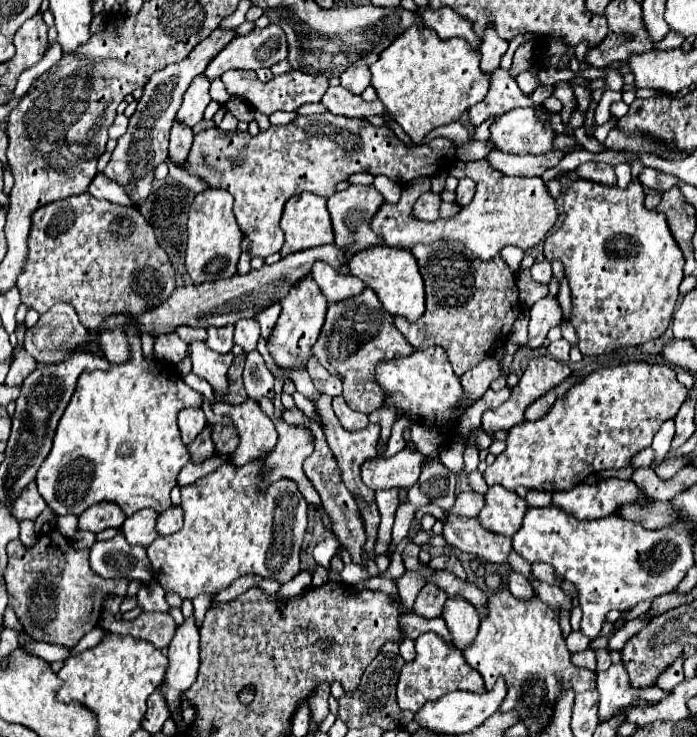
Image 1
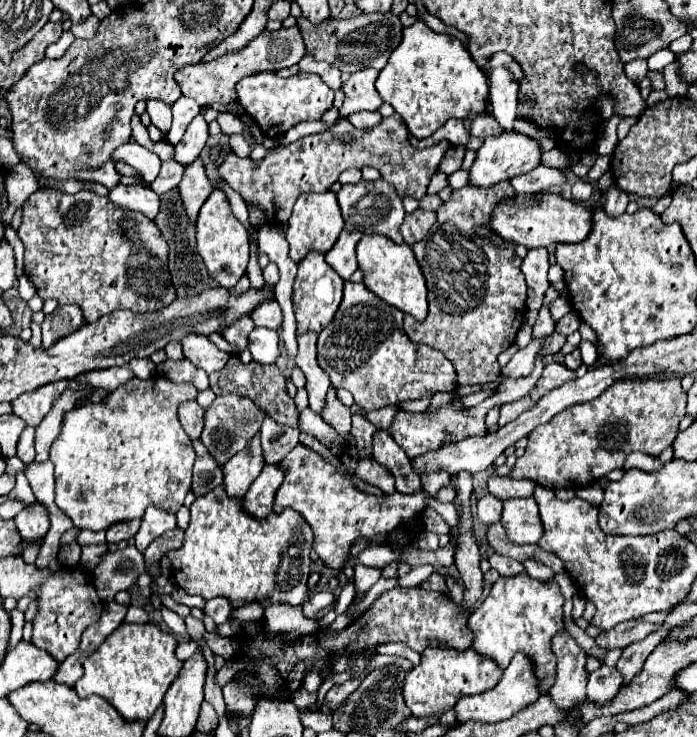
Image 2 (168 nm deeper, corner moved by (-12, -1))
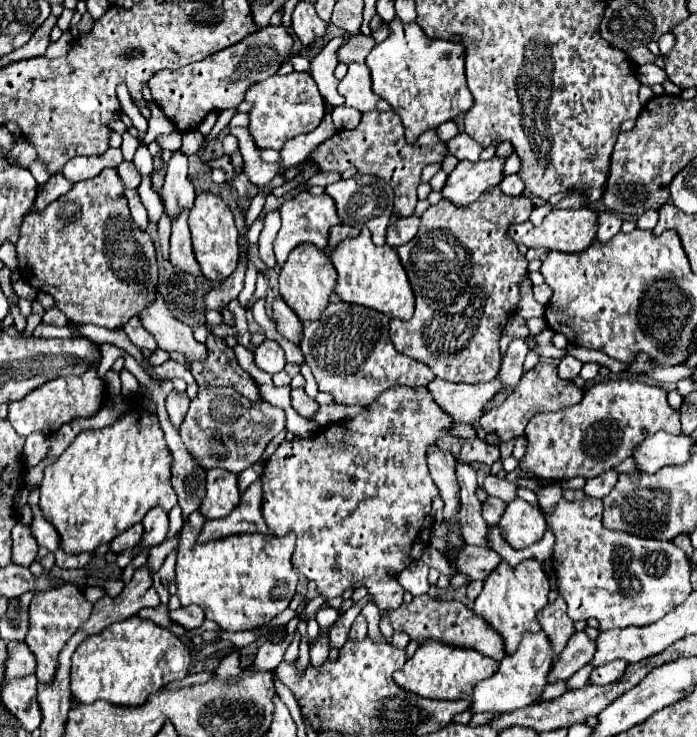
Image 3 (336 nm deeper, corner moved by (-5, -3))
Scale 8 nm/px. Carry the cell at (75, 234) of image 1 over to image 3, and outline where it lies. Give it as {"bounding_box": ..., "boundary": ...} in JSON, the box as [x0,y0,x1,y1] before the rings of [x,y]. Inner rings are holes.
{"bounding_box":[15,168,159,330],"boundary":[[[113,168],[103,170],[95,178],[77,182],[69,194],[53,200],[47,208],[29,212],[21,222],[15,246],[21,278],[37,292],[51,294],[55,298],[55,306],[67,314],[67,320],[73,324],[97,324],[101,328],[115,330],[155,302],[159,270],[155,244],[151,236],[145,230],[139,230],[133,222],[123,196],[123,184]]]}

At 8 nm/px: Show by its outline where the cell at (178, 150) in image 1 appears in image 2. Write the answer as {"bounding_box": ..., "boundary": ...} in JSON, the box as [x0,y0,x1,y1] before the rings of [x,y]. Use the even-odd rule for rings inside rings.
{"bounding_box":[178,158,214,224],"boundary":[[[200,158],[194,164],[188,164],[184,168],[184,178],[178,184],[178,190],[180,190],[180,200],[182,200],[184,212],[188,216],[188,222],[194,224],[200,206],[206,202],[206,198],[214,190],[210,180],[206,178],[204,164]]]}

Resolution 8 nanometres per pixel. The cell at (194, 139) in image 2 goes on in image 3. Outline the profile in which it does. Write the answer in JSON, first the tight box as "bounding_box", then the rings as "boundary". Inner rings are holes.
{"bounding_box":[163,150,195,220],"boundary":[[[181,150],[171,152],[165,184],[163,184],[163,202],[169,212],[169,218],[173,220],[183,208],[191,208],[195,200],[193,184],[187,180],[187,156]]]}

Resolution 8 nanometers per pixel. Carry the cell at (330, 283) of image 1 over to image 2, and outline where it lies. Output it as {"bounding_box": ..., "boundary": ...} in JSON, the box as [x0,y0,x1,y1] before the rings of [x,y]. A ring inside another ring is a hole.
{"bounding_box":[326,230,362,280],"boundary":[[[342,230],[336,244],[326,252],[326,262],[344,278],[350,280],[352,272],[358,268],[356,262],[356,244],[362,238],[362,232]]]}

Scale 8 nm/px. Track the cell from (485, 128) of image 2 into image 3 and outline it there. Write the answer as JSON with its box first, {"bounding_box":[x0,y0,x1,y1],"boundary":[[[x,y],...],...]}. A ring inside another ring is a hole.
{"bounding_box":[447,132,483,162],"boundary":[[[465,132],[451,138],[447,142],[447,148],[449,148],[449,154],[453,154],[455,158],[471,160],[471,162],[477,162],[483,152],[483,146],[479,142],[475,142],[473,138],[469,138],[469,134],[465,134]]]}

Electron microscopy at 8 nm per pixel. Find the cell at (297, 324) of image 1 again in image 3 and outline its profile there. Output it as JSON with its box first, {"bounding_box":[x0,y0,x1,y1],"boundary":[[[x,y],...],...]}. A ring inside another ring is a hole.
{"bounding_box":[279,244,337,322],"boundary":[[[309,244],[297,246],[289,254],[285,266],[281,268],[281,276],[279,276],[281,298],[285,300],[285,304],[289,308],[293,308],[293,312],[299,316],[301,322],[321,318],[321,312],[329,306],[329,298],[335,294],[335,286],[337,286],[337,272],[335,272],[331,260],[325,258],[325,254],[321,250],[317,250]]]}

